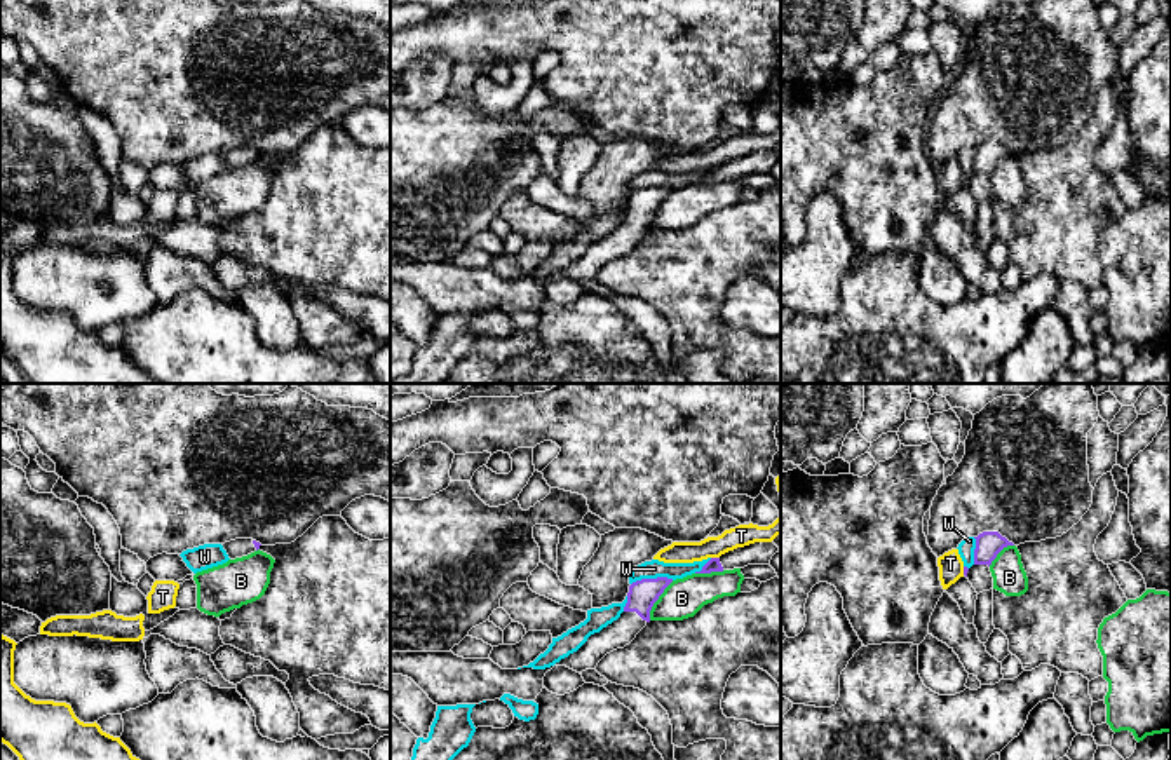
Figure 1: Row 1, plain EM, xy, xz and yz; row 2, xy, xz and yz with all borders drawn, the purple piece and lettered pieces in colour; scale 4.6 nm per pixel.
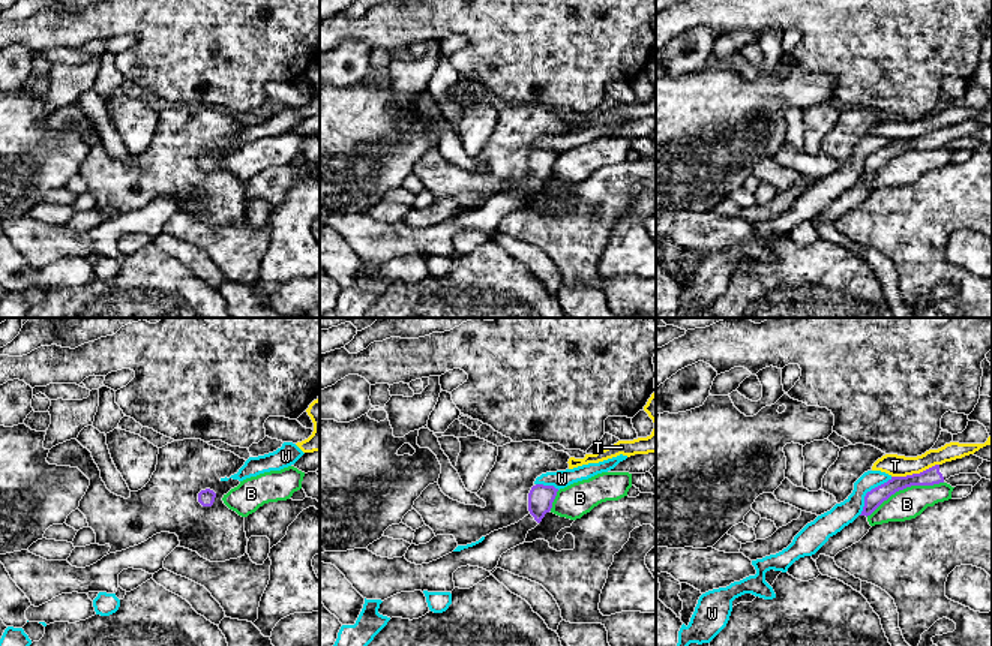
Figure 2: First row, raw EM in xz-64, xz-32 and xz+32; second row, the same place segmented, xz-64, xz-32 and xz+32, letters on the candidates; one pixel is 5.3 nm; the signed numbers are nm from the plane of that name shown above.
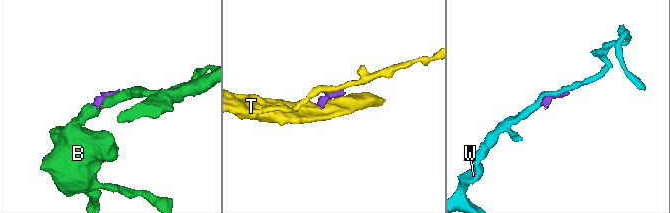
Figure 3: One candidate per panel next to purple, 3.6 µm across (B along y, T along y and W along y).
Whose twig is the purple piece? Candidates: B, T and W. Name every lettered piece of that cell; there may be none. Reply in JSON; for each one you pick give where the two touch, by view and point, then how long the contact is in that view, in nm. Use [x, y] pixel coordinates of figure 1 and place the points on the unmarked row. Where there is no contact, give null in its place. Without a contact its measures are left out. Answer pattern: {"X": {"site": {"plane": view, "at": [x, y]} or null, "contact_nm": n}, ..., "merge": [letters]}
{"merge": []}

